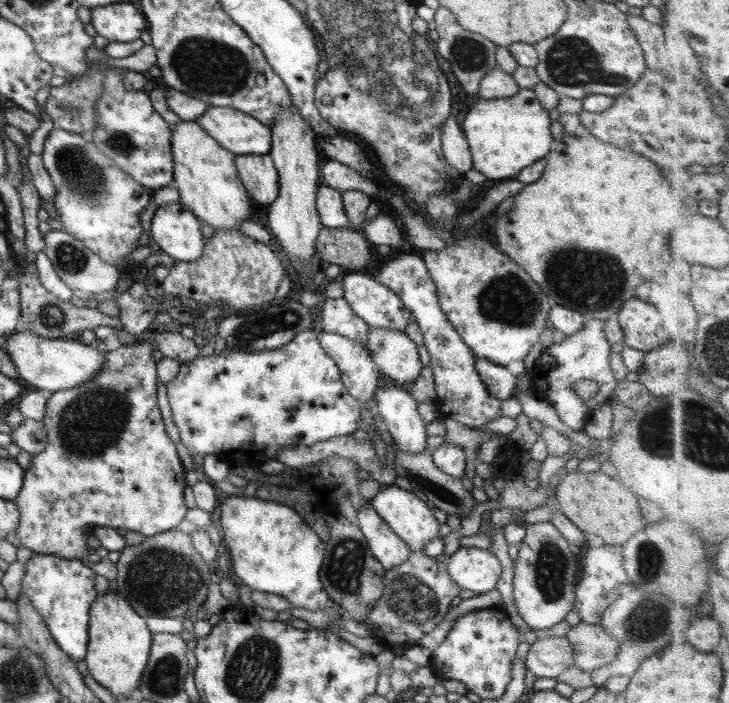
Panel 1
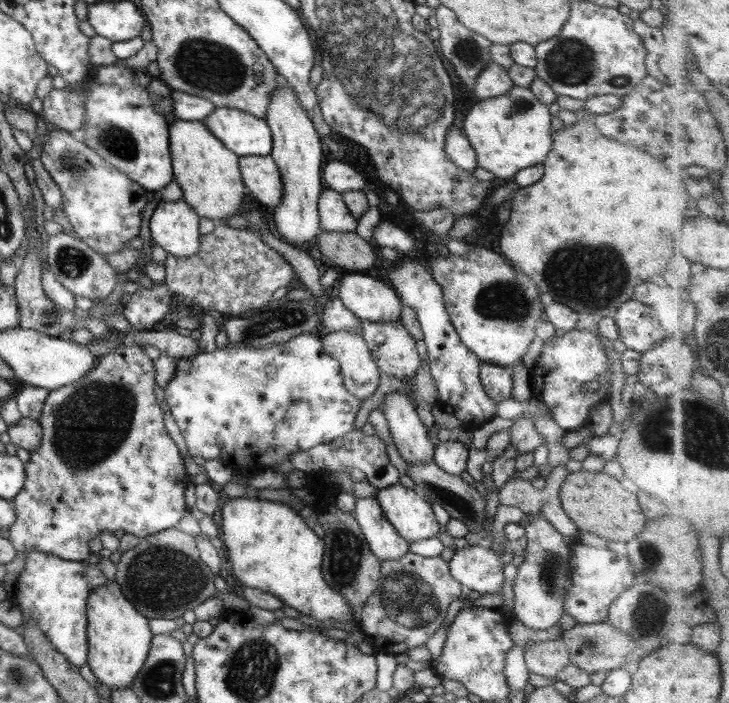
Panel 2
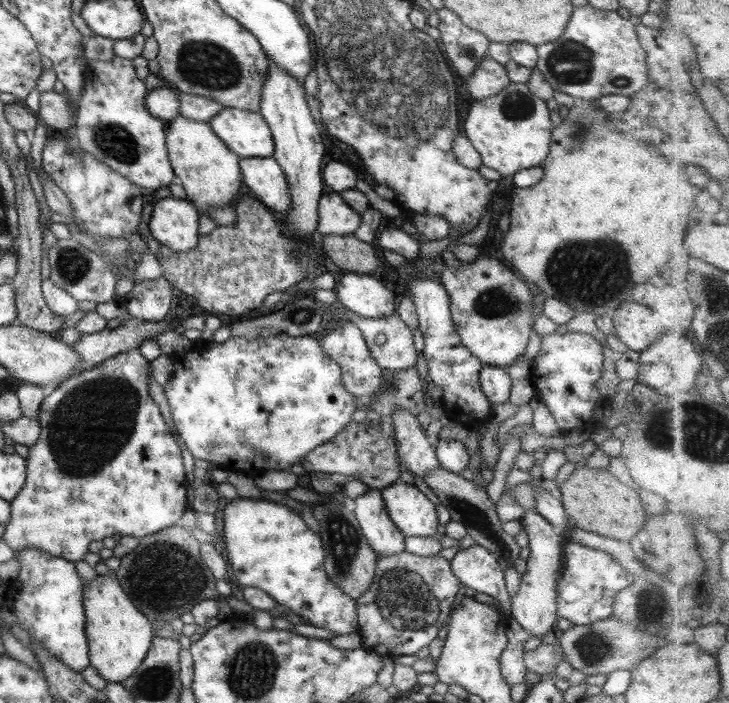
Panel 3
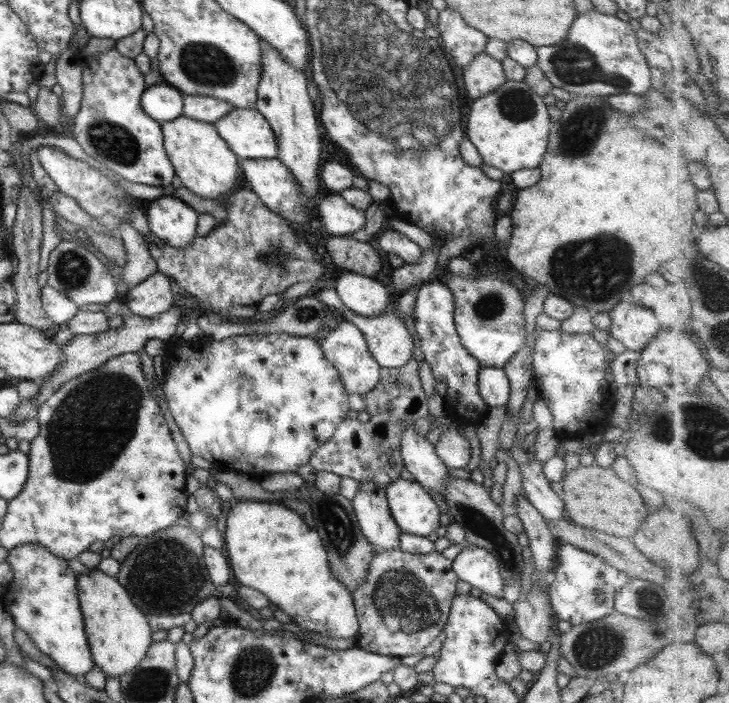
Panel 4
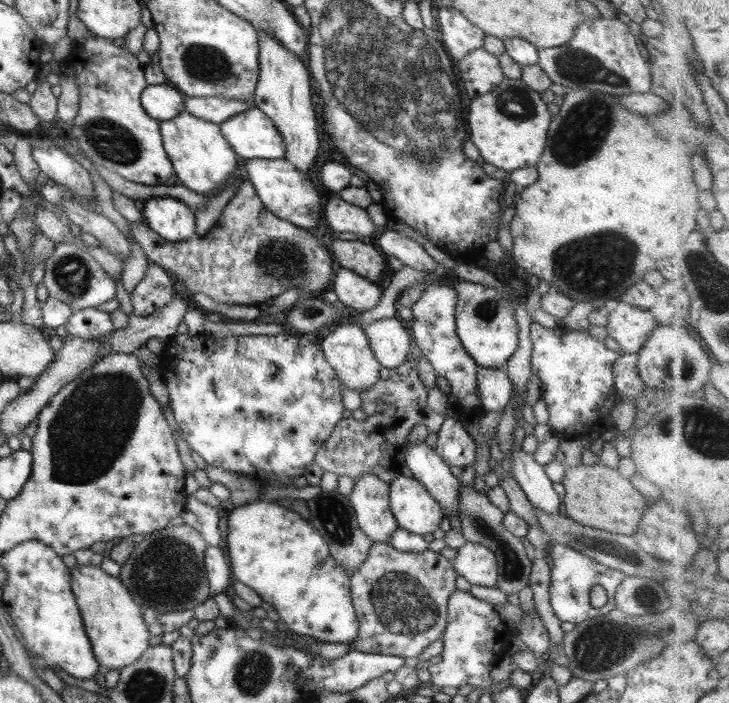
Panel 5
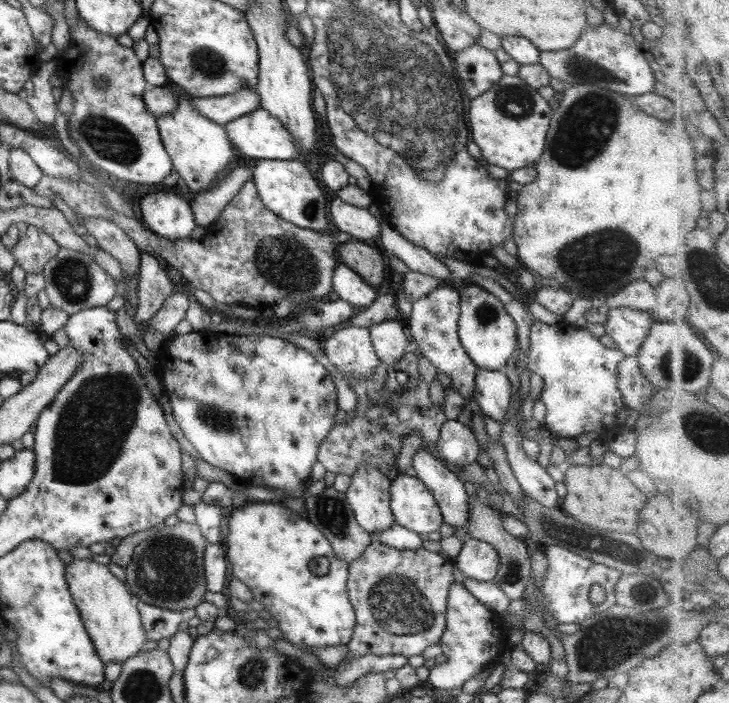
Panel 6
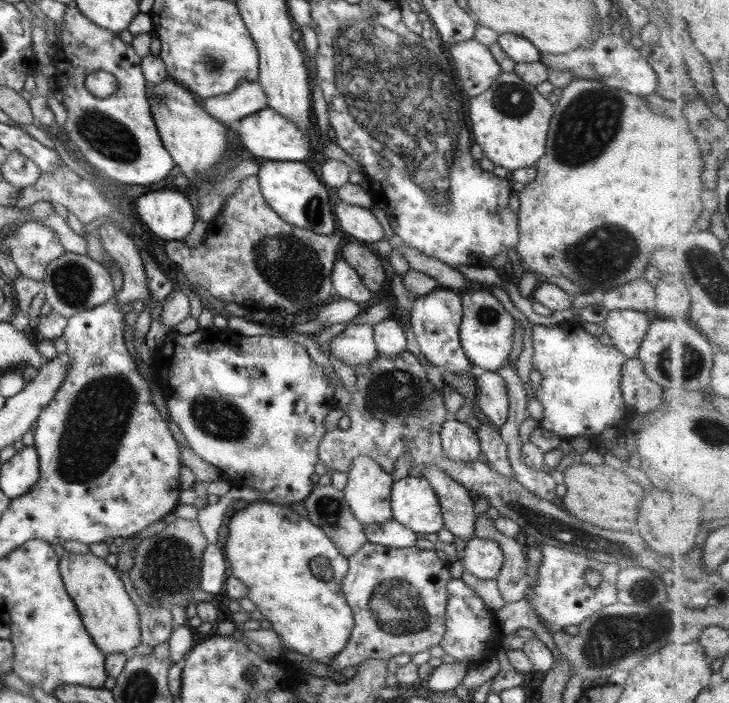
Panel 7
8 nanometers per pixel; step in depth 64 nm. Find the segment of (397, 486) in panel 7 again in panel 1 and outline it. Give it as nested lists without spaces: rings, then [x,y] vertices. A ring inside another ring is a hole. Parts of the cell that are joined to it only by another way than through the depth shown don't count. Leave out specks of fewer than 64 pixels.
[[[395,485],[381,487],[379,492],[367,501],[389,530],[410,548],[410,552],[421,552],[422,548],[437,536],[439,524],[433,517],[431,507],[408,491]]]

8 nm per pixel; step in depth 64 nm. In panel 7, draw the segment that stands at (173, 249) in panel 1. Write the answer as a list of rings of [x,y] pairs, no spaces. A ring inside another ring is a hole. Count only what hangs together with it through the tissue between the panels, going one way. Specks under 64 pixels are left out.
[[[158,186],[147,190],[139,195],[132,202],[133,212],[139,220],[161,240],[182,240],[191,230],[193,222],[196,221],[193,215],[193,208],[187,199],[187,191],[175,189],[173,187]]]

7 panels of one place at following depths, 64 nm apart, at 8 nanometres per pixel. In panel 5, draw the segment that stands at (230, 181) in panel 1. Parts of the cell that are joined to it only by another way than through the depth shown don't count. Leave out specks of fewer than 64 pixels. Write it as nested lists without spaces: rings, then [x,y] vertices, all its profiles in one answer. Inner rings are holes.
[[[183,110],[171,120],[159,121],[158,125],[162,147],[180,184],[205,197],[213,196],[229,184],[237,158],[227,141],[221,137],[218,124],[195,118]]]

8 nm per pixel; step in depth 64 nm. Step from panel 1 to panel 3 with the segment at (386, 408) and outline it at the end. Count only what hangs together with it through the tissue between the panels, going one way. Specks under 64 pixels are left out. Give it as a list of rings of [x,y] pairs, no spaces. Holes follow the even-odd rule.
[[[403,410],[391,414],[396,453],[409,473],[423,480],[431,470],[439,468],[434,444],[427,441],[425,430],[415,416]]]

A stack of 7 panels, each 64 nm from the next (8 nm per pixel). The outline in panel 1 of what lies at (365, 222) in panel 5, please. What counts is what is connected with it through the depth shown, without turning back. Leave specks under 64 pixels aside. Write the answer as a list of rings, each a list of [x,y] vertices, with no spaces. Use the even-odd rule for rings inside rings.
[[[319,182],[314,201],[320,223],[323,227],[352,228],[350,224],[348,224],[347,217],[345,216],[339,191],[329,188],[323,182]]]

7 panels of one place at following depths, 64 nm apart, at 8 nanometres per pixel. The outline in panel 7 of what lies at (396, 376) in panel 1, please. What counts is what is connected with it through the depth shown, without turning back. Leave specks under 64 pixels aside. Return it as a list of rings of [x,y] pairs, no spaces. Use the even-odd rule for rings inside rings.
[[[382,320],[372,325],[372,329],[375,349],[379,355],[393,359],[406,351],[406,334],[395,320]]]

